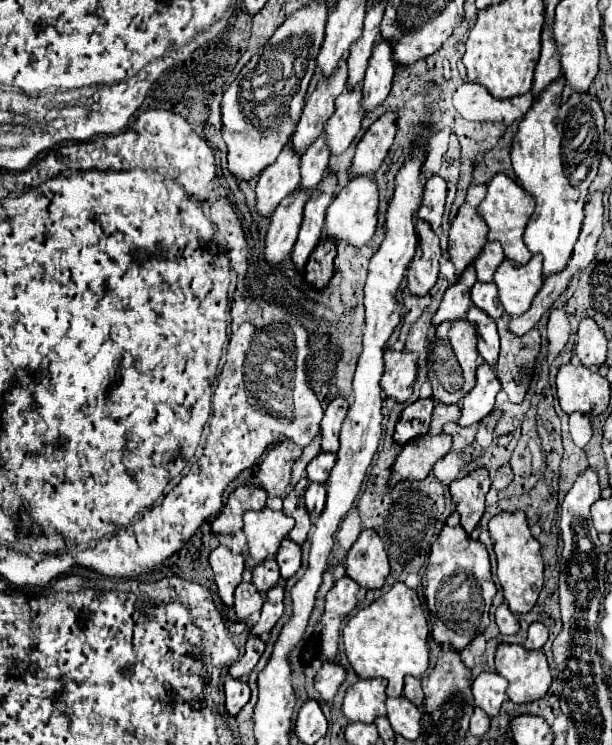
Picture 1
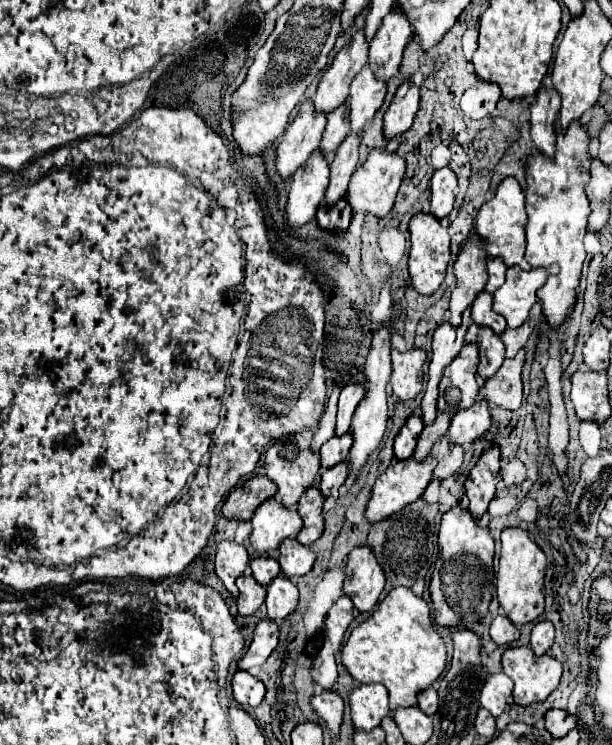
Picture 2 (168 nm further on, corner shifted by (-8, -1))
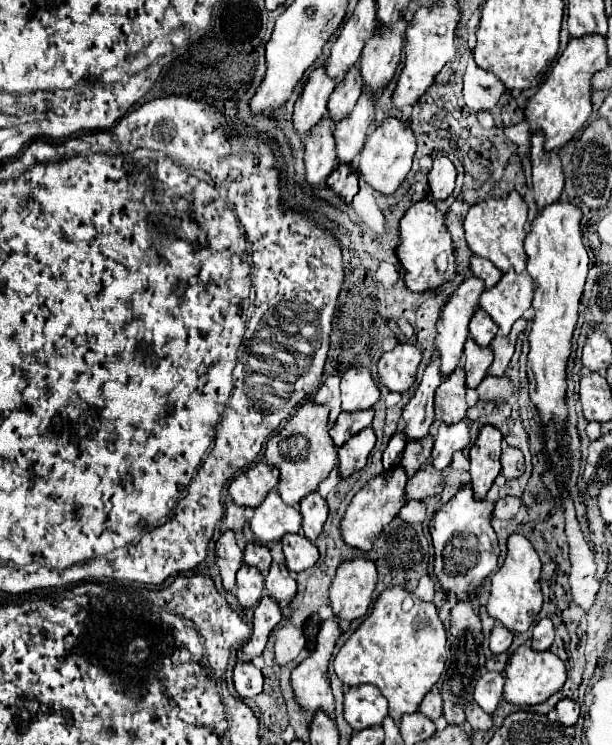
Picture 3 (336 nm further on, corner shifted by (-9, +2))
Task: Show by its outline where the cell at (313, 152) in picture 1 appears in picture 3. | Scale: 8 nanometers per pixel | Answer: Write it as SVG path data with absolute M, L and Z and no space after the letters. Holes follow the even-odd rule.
M355 63L351 69L347 69L347 77L345 81L337 83L335 91L329 97L329 117L333 121L343 119L345 115L351 113L351 109L355 107L357 99L361 95L359 89L359 63Z

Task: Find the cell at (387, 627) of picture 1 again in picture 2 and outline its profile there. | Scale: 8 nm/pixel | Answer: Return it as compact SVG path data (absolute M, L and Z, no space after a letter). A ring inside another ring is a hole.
M398 586L378 604L378 608L372 612L368 620L364 620L360 626L352 630L346 646L342 648L342 664L360 684L382 682L390 692L390 710L394 710L396 706L416 706L416 694L422 688L428 688L442 674L446 666L446 646L440 634L436 632L428 604L422 598L414 596L410 588Z

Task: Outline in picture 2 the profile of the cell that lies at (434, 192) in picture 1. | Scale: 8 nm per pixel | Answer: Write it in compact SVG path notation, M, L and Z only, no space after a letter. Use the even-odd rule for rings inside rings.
M450 168L436 170L430 186L430 214L438 220L450 216L454 208L454 190L456 190L456 174Z

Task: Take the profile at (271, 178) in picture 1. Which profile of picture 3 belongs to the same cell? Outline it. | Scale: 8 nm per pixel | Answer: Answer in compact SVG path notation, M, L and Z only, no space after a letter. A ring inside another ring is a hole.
M317 67L311 71L301 97L295 101L295 113L293 113L293 125L301 137L307 137L309 131L327 113L327 101L335 85L337 81L327 77L325 67Z

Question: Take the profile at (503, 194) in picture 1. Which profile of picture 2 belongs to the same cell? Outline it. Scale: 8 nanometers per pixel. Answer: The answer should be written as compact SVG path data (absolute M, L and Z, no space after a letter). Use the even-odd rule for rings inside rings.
M508 176L500 182L500 186L496 188L496 194L490 202L486 202L476 220L474 220L474 228L476 232L486 240L486 252L490 256L502 256L506 266L514 266L518 264L520 268L530 270L528 260L524 258L524 250L526 250L526 206L524 206L524 192L520 188L520 184L516 182L516 178Z

